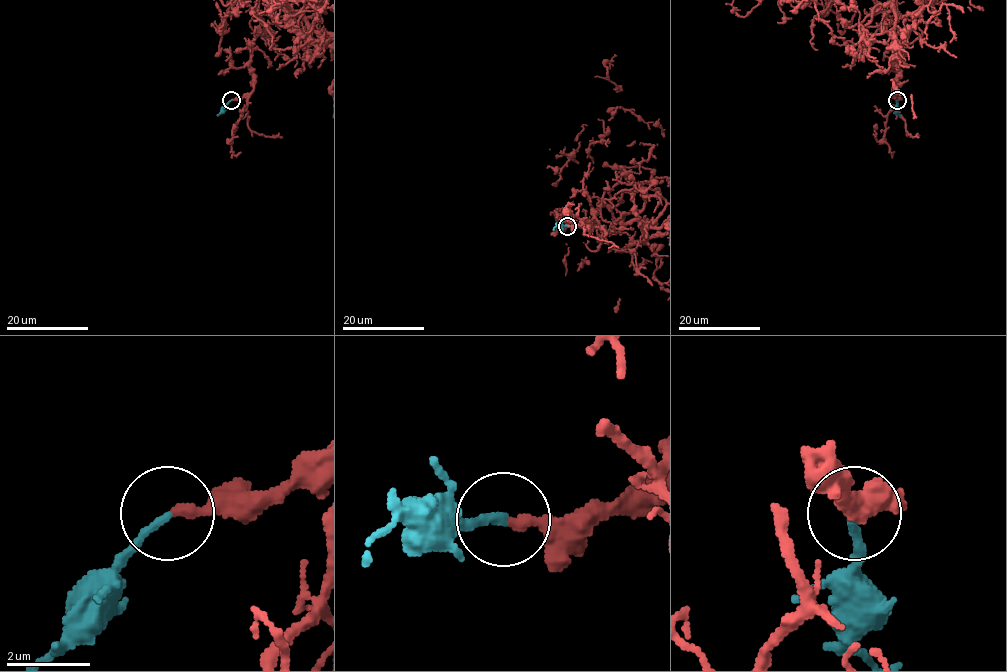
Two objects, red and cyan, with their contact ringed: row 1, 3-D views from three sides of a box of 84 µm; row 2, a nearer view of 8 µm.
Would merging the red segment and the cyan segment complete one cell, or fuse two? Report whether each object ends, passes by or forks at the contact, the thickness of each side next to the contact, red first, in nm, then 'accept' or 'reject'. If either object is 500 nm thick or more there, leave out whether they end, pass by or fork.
red ends; cyan ends; calibres 280 and 190 nm; accept

